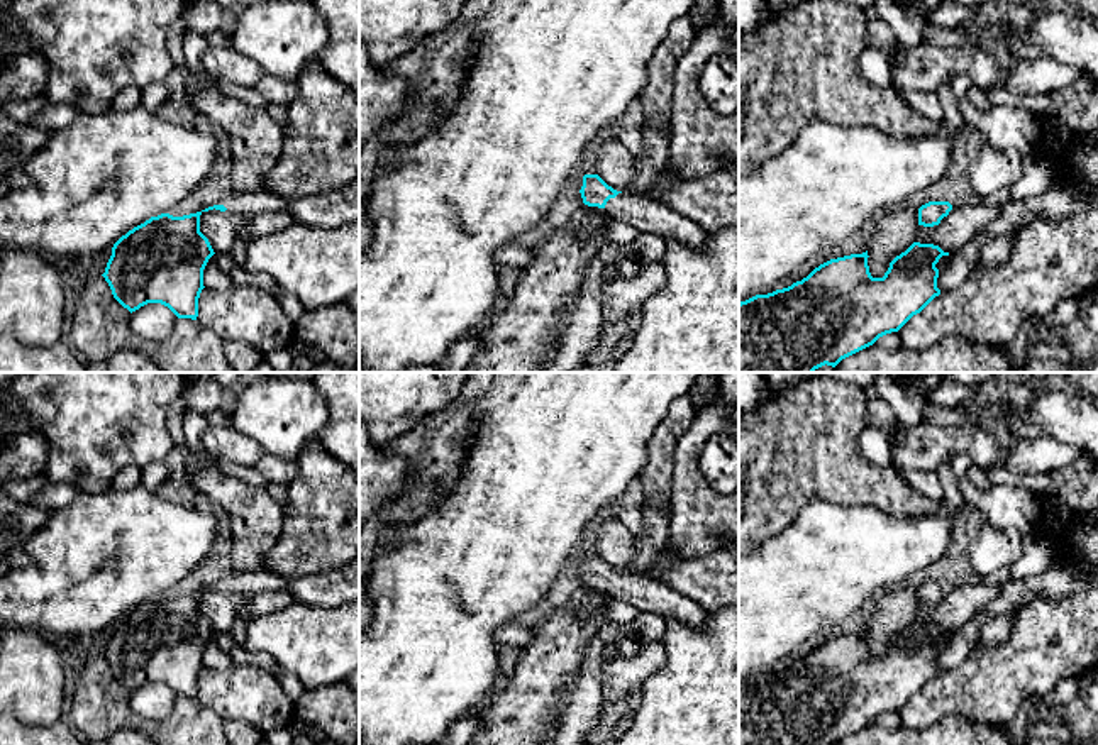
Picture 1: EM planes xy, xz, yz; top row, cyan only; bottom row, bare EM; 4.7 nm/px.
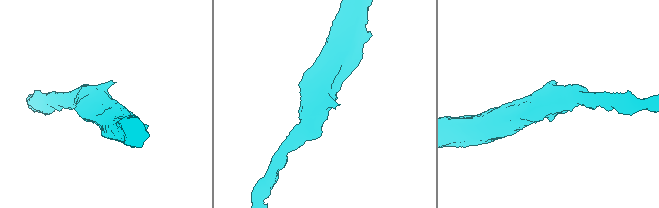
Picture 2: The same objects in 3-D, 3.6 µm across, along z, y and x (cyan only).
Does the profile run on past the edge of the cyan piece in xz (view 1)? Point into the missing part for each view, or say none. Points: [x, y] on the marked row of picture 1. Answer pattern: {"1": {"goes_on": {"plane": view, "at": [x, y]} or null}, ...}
{"1": {"goes_on": {"plane": "xz", "at": [646, 214]}}}

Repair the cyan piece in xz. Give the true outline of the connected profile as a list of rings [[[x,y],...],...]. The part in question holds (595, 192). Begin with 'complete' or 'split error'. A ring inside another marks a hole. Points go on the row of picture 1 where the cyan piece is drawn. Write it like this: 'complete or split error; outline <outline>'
split error; outline [[[585,174],[580,193],[585,205],[635,227],[640,234],[671,237],[685,242],[696,252],[705,247],[707,232],[696,222],[649,195],[617,191],[598,174]]]

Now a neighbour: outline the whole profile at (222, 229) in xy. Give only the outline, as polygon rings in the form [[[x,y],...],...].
[[[208,210],[200,215],[200,232],[208,239],[215,254],[230,254],[247,224],[249,218],[237,213]]]

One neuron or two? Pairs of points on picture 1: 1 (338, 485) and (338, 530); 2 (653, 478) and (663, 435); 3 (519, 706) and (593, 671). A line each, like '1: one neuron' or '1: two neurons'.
1: one neuron
2: one neuron
3: two neurons

